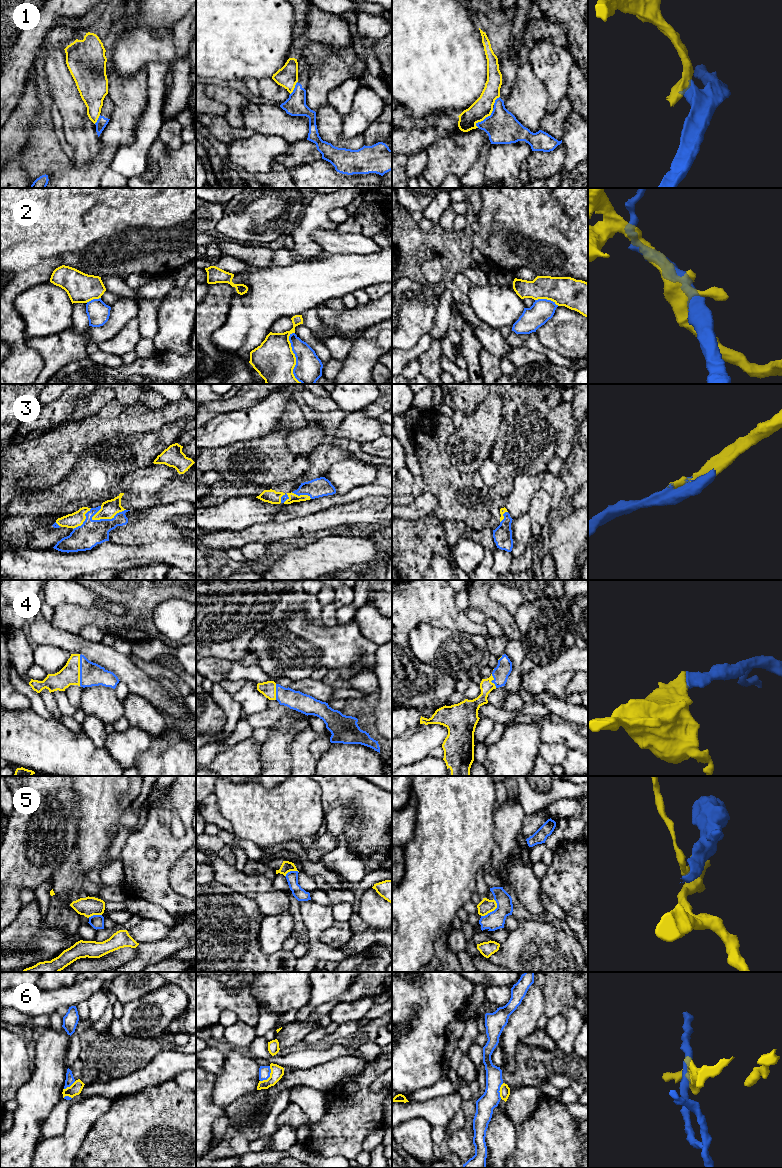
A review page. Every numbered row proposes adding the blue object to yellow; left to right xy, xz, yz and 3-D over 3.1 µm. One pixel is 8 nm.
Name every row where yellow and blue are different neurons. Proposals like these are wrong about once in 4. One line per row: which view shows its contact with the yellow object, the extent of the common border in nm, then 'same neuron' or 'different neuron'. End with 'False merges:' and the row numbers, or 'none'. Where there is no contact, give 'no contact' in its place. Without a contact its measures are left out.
1: yz | 200 nm | different neuron
2: xz | 420 nm | different neuron
3: xy | 300 nm | same neuron
4: xy | 240 nm | same neuron
5: yz | 180 nm | different neuron
6: xz | 150 nm | different neuron
False merges: 1, 2, 5, 6

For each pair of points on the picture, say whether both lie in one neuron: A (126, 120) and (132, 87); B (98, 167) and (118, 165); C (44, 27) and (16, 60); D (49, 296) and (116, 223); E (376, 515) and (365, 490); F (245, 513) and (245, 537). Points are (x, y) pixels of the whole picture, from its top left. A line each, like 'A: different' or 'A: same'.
A: same
B: different
C: same
D: different
E: different
F: different

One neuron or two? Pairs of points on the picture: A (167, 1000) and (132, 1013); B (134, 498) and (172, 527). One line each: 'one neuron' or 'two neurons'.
A: one neuron
B: two neurons

